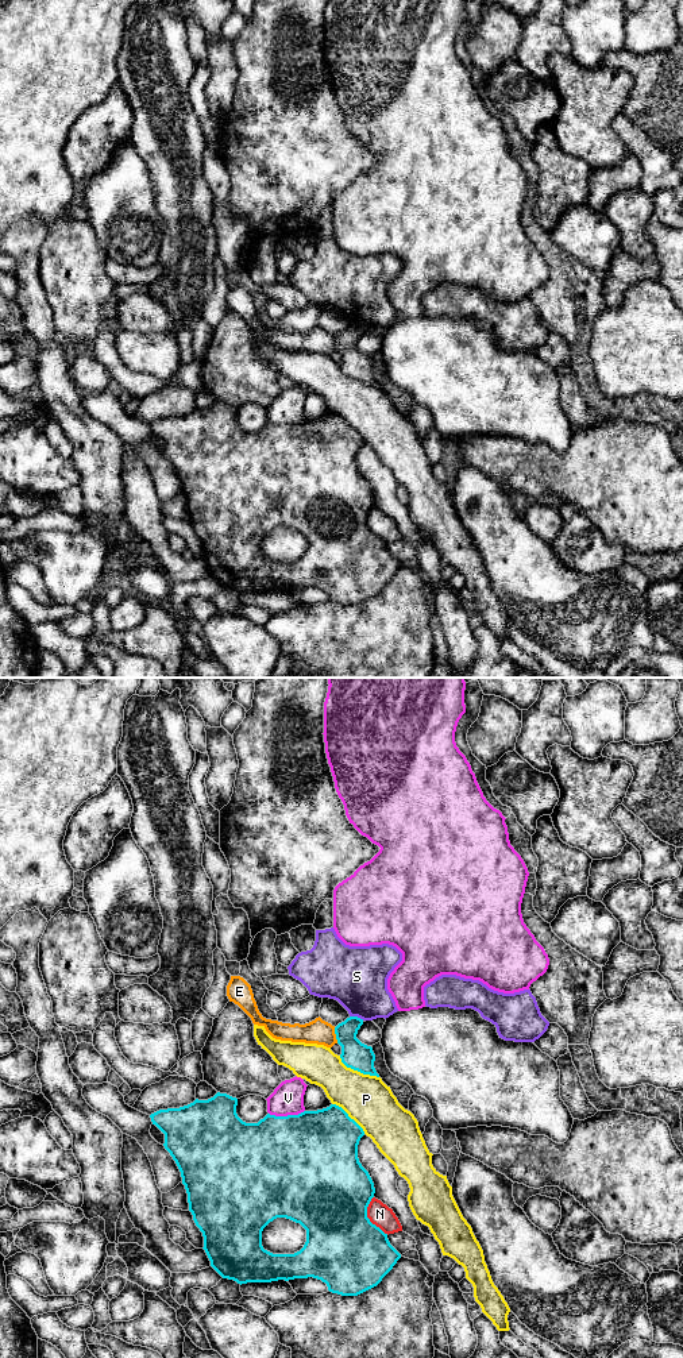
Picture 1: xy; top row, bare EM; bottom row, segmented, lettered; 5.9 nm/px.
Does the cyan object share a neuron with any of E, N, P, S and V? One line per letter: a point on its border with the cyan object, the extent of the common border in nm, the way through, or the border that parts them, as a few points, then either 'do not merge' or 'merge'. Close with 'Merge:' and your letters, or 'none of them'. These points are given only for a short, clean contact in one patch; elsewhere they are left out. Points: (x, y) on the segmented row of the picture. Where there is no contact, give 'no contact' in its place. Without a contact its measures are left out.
E: meets cyan in xy at (336, 1036); contact 100 nm long; do not merge
N: meets cyan in xy at (367, 1218); contact 240 nm long; do not merge
P: meets cyan in xy at (358, 1071); contact 280 nm long; do not merge
S: meets cyan in xy at (357, 1017); contact 90 nm long; border along xy (350, 1015), (363, 1019); do not merge
V: meets cyan in xy at (288, 1115); contact 220 nm long; do not merge
Merge: none of them

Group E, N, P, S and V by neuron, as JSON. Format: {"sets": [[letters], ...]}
{"sets": [["E"], ["N"], ["P"], ["S"], ["V"]]}

